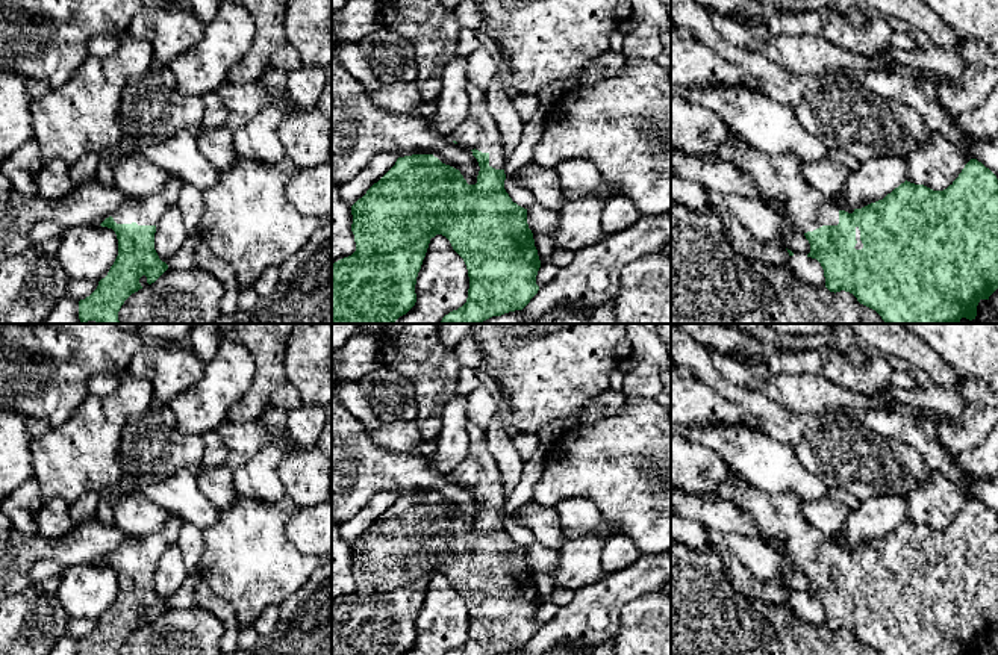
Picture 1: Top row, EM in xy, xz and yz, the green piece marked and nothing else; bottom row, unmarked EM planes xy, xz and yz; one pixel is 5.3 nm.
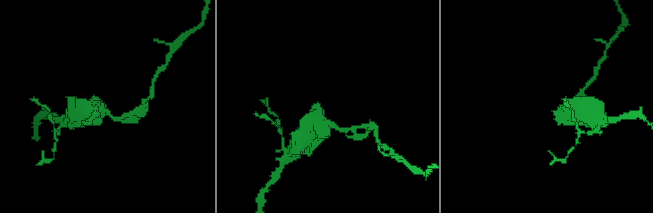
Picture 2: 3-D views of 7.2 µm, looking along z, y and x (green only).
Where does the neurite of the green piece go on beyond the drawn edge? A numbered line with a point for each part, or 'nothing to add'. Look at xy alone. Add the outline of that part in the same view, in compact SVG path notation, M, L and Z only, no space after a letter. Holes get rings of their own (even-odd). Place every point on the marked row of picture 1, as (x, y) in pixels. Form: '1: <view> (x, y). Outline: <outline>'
1: xy (144, 211). Outline: M173 177L157 194L145 197L132 197L123 203L112 218L117 224L156 225L162 215L177 201L183 182Z

